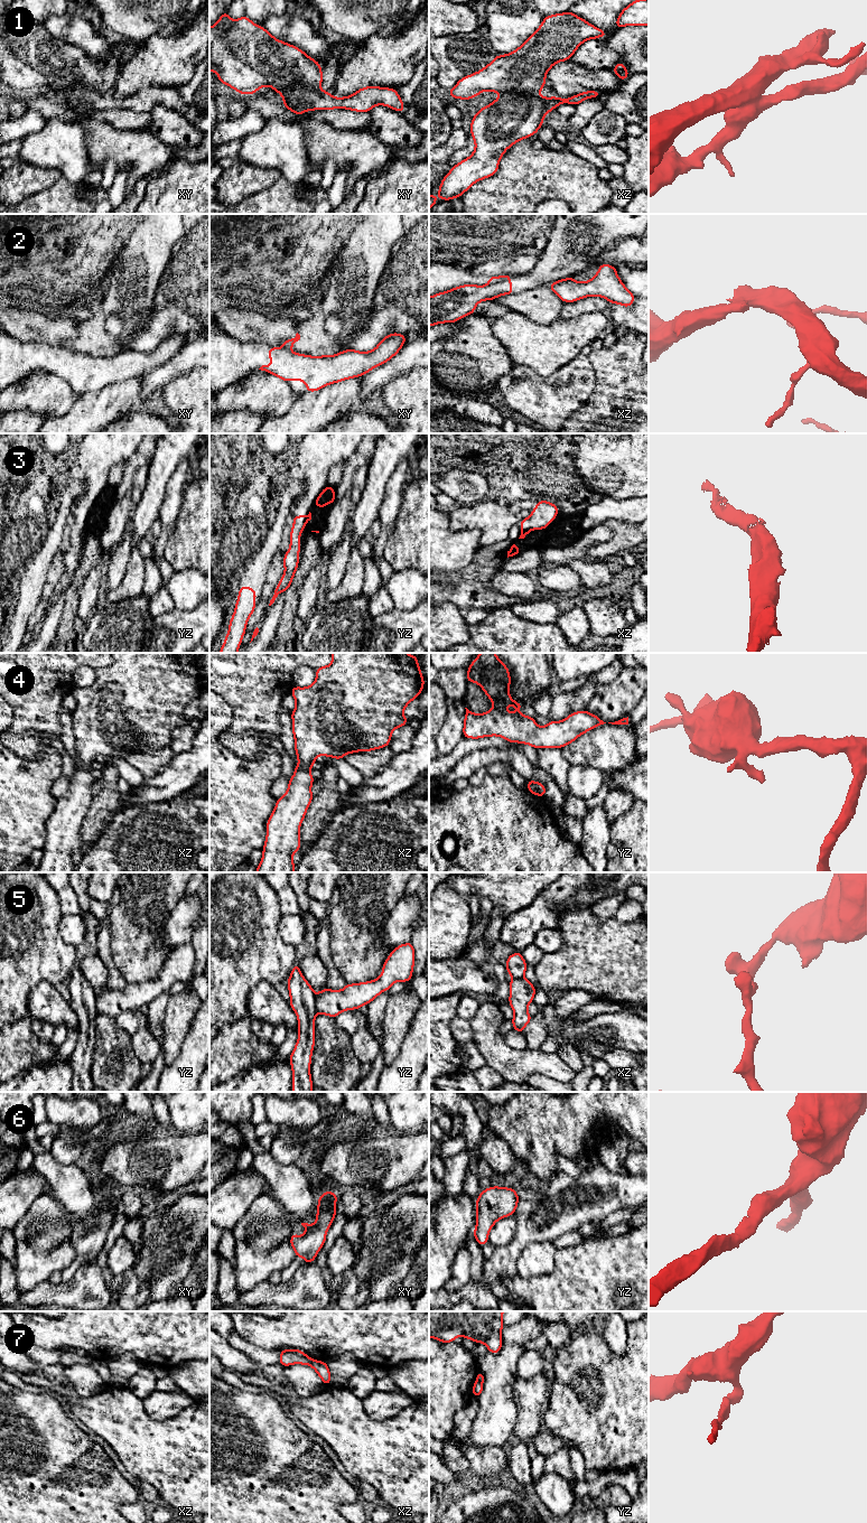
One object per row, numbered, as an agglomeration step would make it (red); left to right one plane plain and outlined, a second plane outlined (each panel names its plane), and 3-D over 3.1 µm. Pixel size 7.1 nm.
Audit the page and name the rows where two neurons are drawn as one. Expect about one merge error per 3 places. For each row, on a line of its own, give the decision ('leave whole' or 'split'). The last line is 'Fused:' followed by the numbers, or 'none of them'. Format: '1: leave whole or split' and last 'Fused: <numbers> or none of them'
1: split
2: split
3: split
4: leave whole
5: split
6: leave whole
7: split
Fused: 1, 2, 3, 5, 7

